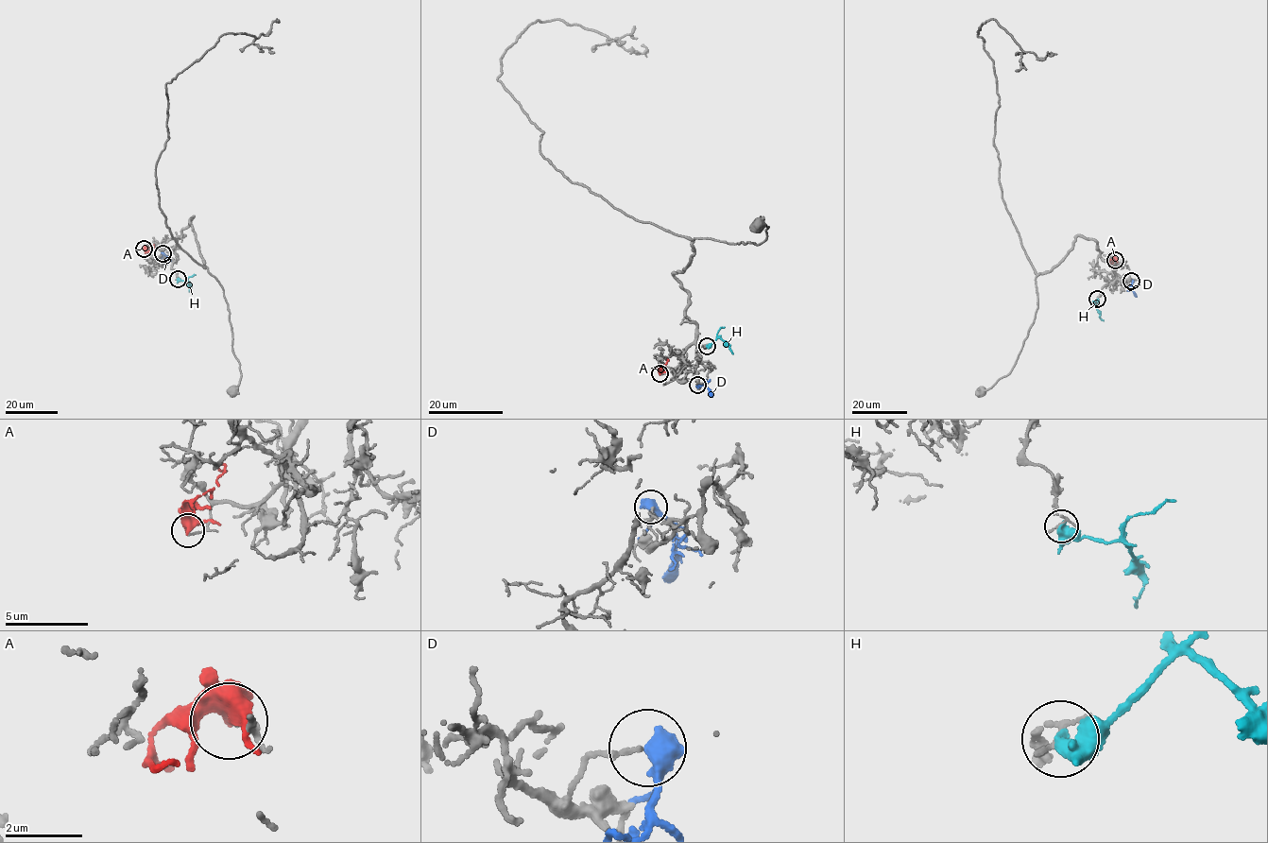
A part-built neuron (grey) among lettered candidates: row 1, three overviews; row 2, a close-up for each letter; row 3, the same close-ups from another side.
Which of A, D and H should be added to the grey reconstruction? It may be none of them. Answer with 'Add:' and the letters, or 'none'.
Add: none

